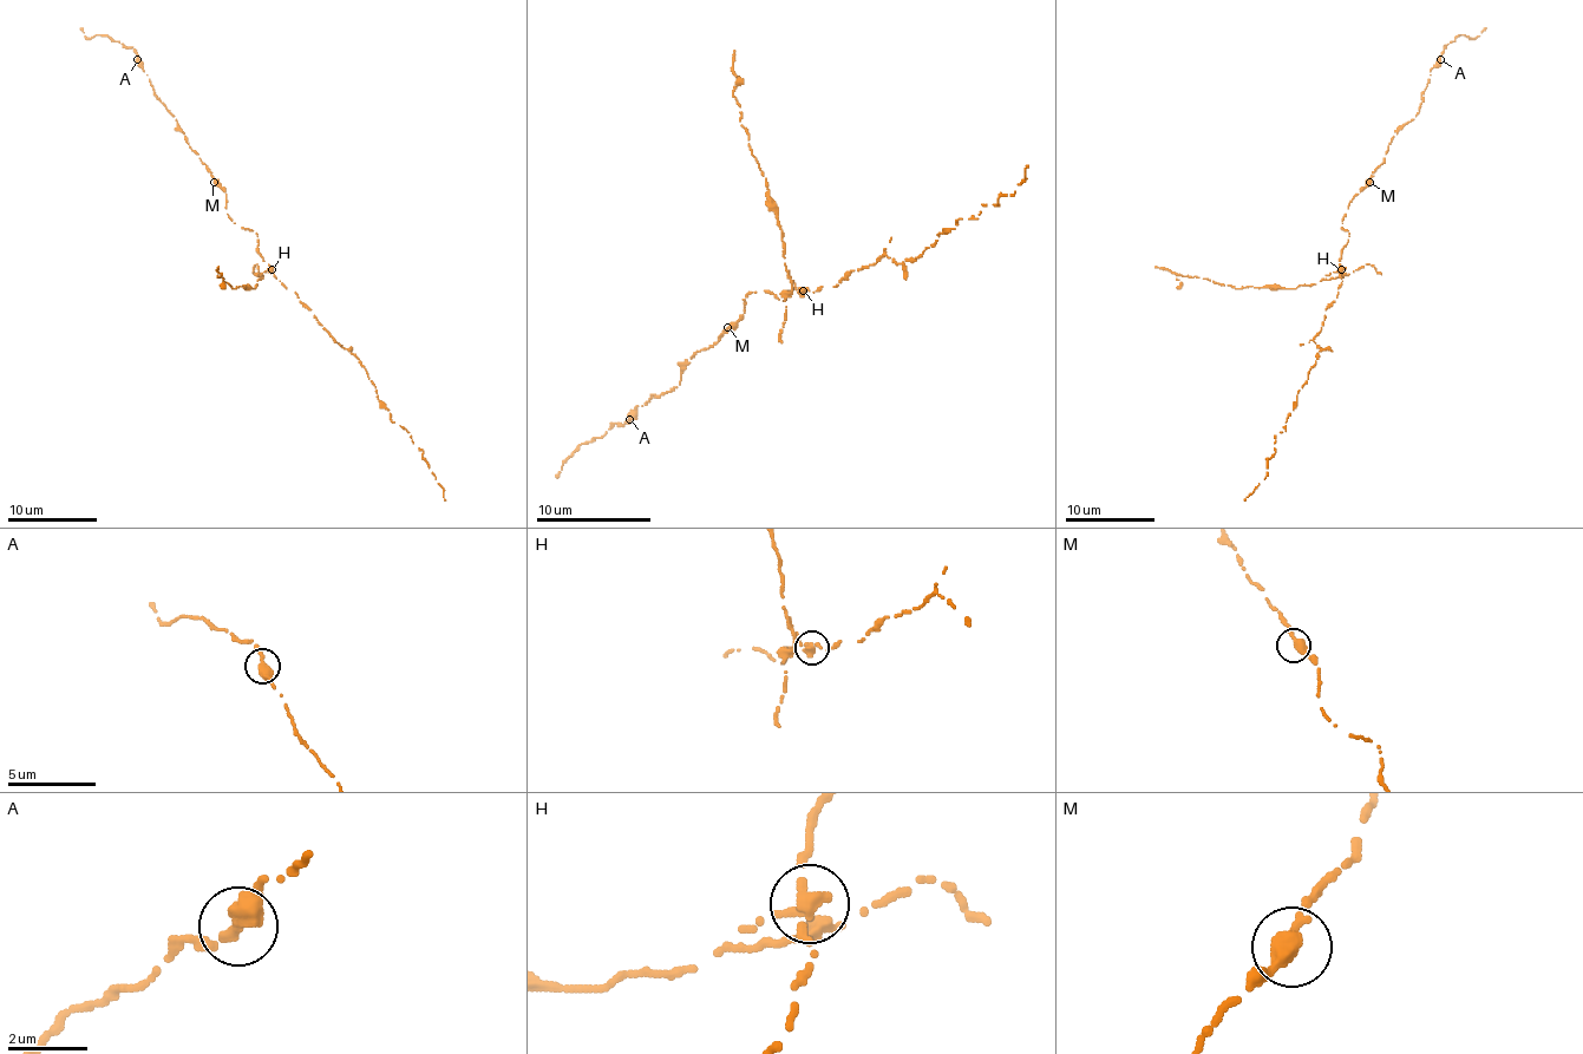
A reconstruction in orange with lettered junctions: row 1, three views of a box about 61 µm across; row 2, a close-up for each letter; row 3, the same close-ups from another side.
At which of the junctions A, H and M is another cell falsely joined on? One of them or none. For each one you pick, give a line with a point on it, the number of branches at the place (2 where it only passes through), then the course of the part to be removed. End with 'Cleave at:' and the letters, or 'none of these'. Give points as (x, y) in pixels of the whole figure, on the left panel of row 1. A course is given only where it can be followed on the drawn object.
H: at (272, 269); 2 branches meet; foreign part runs (272, 269), (265, 272), (253, 289), (234, 289), (217, 275), (222, 275), (217, 267)
Cleave at: H

